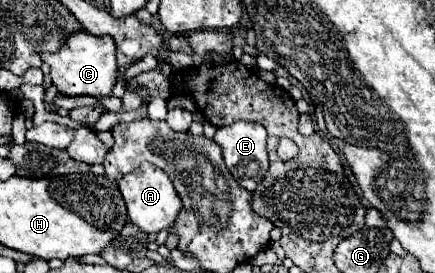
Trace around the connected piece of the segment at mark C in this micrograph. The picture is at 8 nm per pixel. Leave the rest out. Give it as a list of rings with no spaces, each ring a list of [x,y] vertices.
[[[79,32],[73,34],[71,40],[65,42],[65,46],[55,52],[43,52],[43,62],[49,64],[51,68],[51,78],[53,78],[53,86],[59,90],[59,94],[63,96],[111,96],[113,86],[117,82],[117,74],[119,74],[119,66],[117,66],[117,58],[115,58],[115,42],[111,36],[91,36],[87,32]]]

